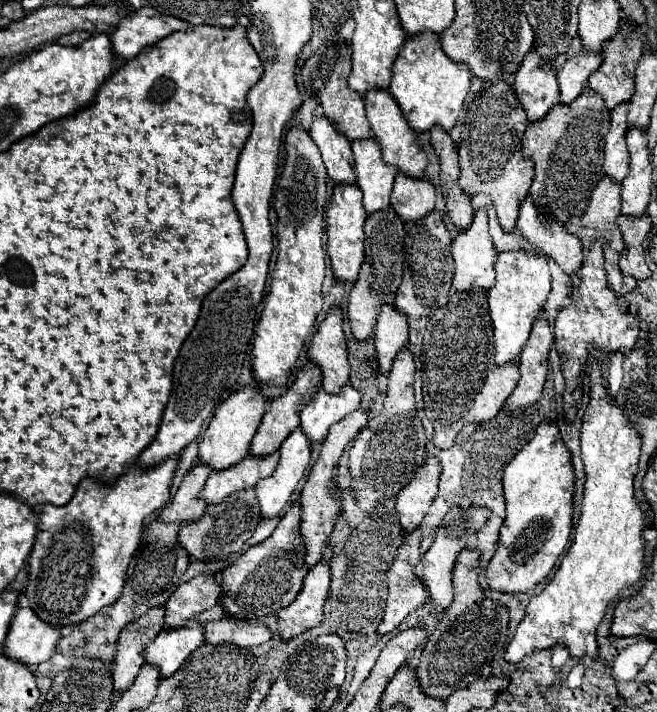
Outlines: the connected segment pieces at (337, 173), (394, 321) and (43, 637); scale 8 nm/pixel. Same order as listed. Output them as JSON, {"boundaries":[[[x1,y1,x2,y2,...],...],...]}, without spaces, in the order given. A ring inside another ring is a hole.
{"boundaries":[[[317,118,311,124,309,134,321,150,329,180,335,184,355,184,351,142,345,140,345,136,339,134,327,118]],[[383,306,375,324,375,350,381,374,389,374,393,358,405,346,407,346,407,318,401,316,395,310,395,306]],[[19,608,5,642,5,654,13,660,23,660,27,666,49,660,61,638,61,628,37,618,31,608]]]}

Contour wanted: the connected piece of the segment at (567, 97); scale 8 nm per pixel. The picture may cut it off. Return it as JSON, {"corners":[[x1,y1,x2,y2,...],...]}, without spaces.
{"corners":[[581,50,575,58,569,58,561,72,557,72,561,104,571,104,583,90,587,78,601,66,601,54,585,54]]}

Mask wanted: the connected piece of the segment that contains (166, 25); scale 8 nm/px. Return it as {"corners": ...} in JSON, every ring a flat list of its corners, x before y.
{"corners":[[141,8,129,22,121,22,115,32,111,32,113,50,117,56,133,58,145,48,157,44,161,38,191,28,185,20,173,18,169,14,159,14,153,8]]}

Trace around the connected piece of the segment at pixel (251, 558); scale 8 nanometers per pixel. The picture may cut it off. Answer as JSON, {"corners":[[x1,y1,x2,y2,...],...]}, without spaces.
{"corners":[[295,502,279,520,275,532,267,540,259,542,257,546,251,546,229,568,221,572,219,584,225,586,221,592,221,606,227,616,237,620,255,620,269,614,277,614,281,608,289,606,295,600,309,570,301,558,299,514,301,506,299,502]]}

